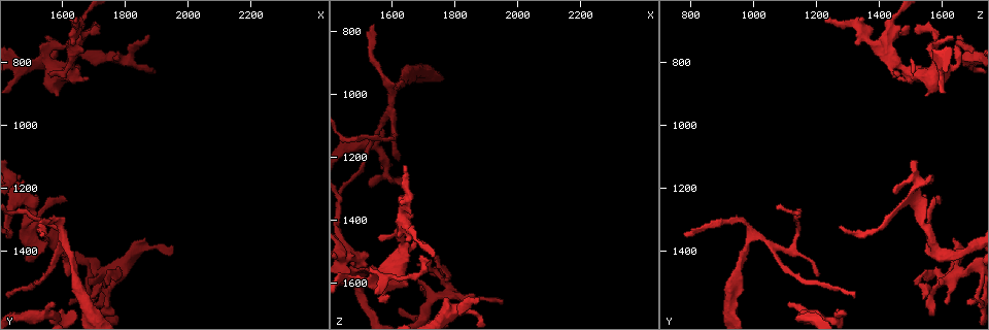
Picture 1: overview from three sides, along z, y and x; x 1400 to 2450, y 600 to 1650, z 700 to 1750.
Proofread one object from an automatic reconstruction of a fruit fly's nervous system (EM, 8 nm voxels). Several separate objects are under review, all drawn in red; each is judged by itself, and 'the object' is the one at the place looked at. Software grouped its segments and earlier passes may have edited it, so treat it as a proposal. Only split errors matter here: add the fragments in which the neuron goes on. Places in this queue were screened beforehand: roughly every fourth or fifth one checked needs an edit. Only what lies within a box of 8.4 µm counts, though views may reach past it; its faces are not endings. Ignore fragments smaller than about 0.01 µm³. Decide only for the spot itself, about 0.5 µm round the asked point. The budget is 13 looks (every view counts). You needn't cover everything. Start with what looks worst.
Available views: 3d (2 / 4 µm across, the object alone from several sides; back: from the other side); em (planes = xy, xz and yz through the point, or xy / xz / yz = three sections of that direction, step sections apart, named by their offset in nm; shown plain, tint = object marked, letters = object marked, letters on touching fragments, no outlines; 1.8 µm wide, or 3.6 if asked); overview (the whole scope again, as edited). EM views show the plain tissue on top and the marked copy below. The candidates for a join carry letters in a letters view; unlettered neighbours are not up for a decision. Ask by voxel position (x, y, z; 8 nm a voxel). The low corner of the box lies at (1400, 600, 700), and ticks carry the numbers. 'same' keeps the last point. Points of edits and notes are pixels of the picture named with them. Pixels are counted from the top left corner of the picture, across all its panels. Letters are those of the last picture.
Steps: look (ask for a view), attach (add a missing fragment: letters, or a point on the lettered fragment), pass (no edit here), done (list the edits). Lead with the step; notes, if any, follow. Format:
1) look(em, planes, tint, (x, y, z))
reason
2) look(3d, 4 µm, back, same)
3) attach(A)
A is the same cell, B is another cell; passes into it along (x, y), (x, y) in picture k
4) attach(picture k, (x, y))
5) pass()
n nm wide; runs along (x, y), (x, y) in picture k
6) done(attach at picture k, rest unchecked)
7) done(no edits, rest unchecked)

look(em, planes, letters, (1865, 705, 1650))
thin end

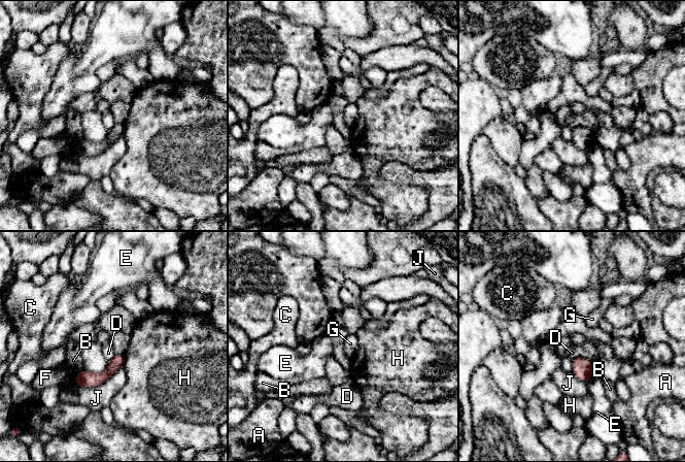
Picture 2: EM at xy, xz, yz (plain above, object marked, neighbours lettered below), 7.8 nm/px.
pass()
90 nm wide; A, B, C, D, E, F, G, H and J are other cells; border along (114, 353), (123, 356) in picture 2; no lettered fragment goes on from it

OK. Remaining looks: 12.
look(em, planes, tint, (1585, 750, 1655))
tapers out

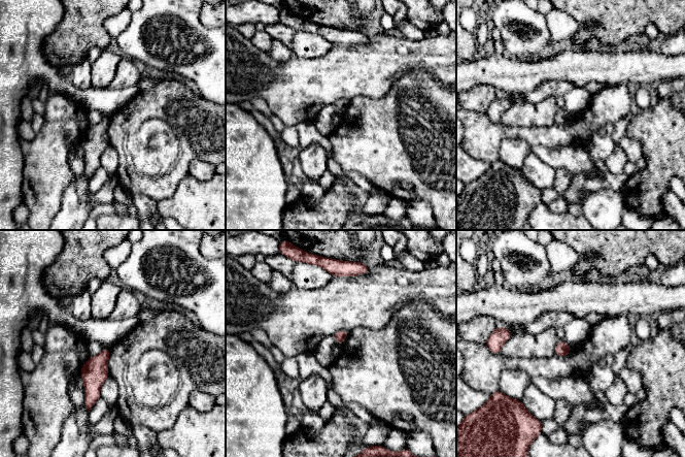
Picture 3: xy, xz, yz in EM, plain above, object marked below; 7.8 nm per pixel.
look(em, planes, letters, same)

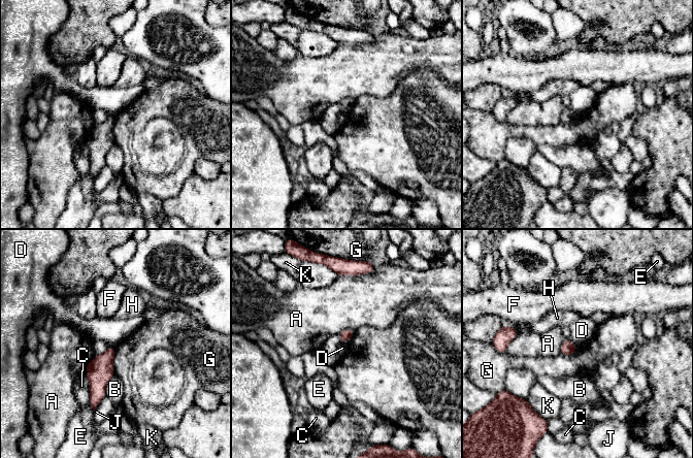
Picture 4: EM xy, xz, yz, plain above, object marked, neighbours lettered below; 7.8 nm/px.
pass()
A, B, C, D, E, F, G, H, J and K are other cells; border along (350, 338), (341, 344) in picture 4; no lettered fragment goes on from it

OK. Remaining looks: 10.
look(em, planes, letters, (1955, 1400, 1665))
thin end

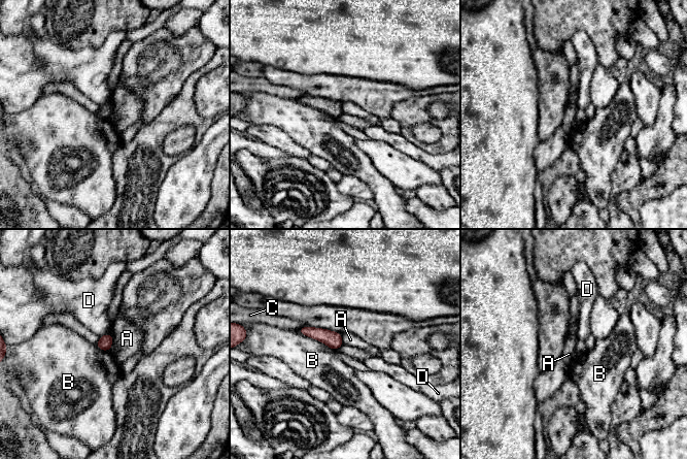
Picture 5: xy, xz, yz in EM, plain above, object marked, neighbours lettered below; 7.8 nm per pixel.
pass()
A, B, C and D are other cells; no lettered fragment goes on from it

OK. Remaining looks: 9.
look(em, planes, tint, (1565, 1560, 1115))
free end

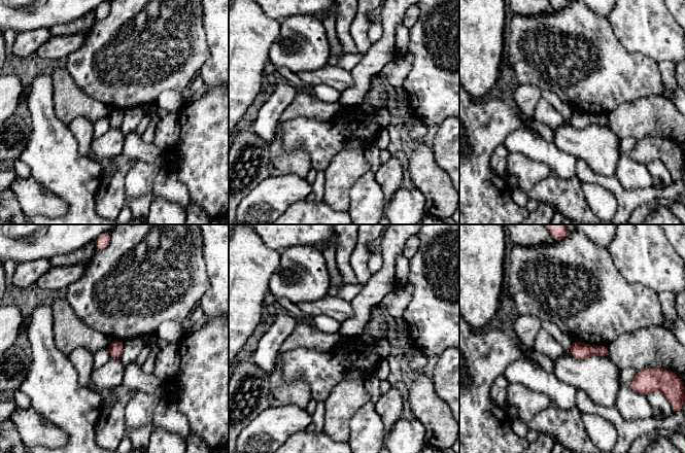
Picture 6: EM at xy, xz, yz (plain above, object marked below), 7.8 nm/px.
look(em, planes, letters, same)

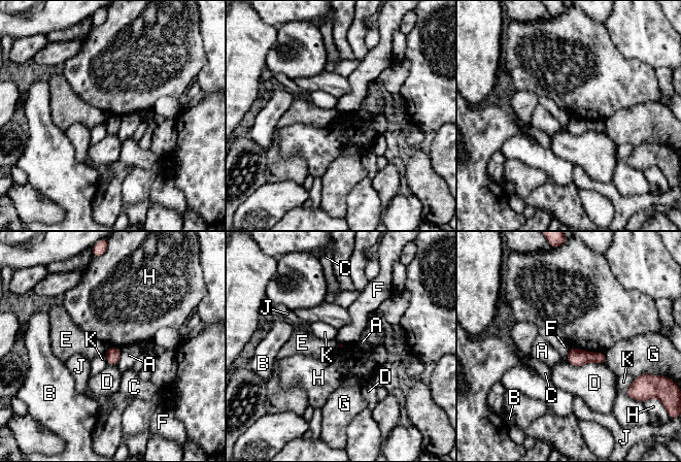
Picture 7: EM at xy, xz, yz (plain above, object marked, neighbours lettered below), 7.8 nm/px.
pass()
A, B, C, D, E, F, G, H, J and K are other cells; none of them fits

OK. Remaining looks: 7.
look(em, 3.6 µm, planes, letters, (1540, 1340, 785))
tapers out

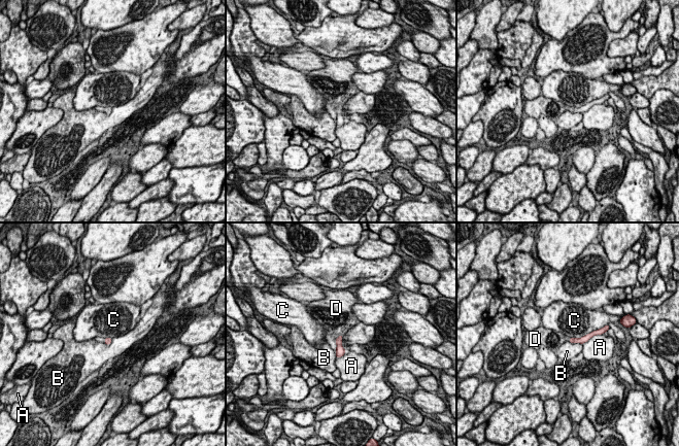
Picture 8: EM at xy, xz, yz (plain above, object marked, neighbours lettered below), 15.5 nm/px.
attach(D)
100 nm wide; D is the same cell, A, B and C are other cells; it goes on there

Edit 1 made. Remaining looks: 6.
done(attach at picture 8, rest unchecked)

